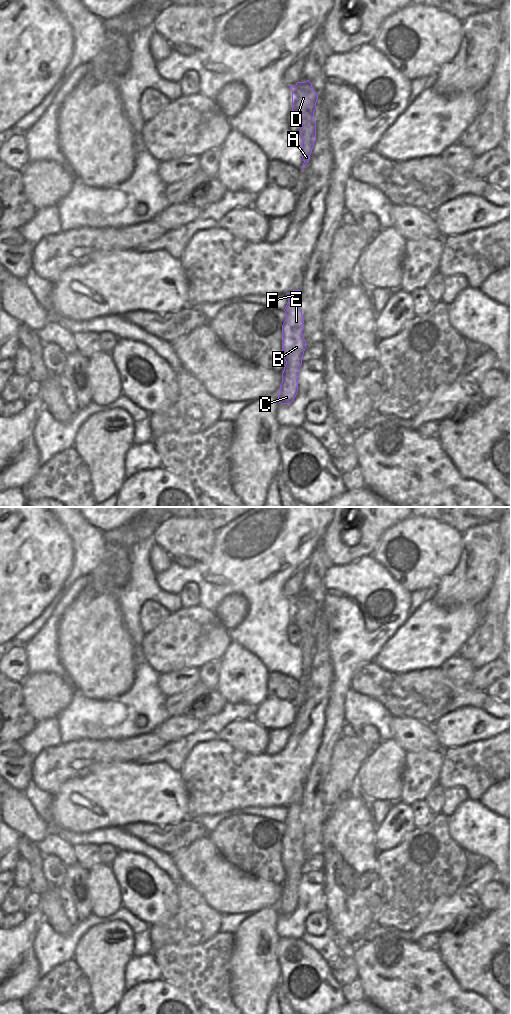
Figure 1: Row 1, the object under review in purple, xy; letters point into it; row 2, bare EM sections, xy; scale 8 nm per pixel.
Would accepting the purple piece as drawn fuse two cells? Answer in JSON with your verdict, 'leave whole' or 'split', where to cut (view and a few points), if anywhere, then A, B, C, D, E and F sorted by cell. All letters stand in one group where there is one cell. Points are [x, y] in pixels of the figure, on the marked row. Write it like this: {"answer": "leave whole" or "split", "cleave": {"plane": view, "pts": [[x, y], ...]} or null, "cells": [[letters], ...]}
{"answer": "split", "cleave": {"plane": "xy", "pts": [[316, 100], [308, 111], [308, 121], [300, 131]]}, "cells": [["A", "B", "C", "E", "F"], ["D"]]}

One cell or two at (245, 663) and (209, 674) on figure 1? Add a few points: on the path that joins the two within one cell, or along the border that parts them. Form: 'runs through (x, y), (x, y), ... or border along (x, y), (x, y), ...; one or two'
border along (220, 660), (218, 686), (215, 689); two

